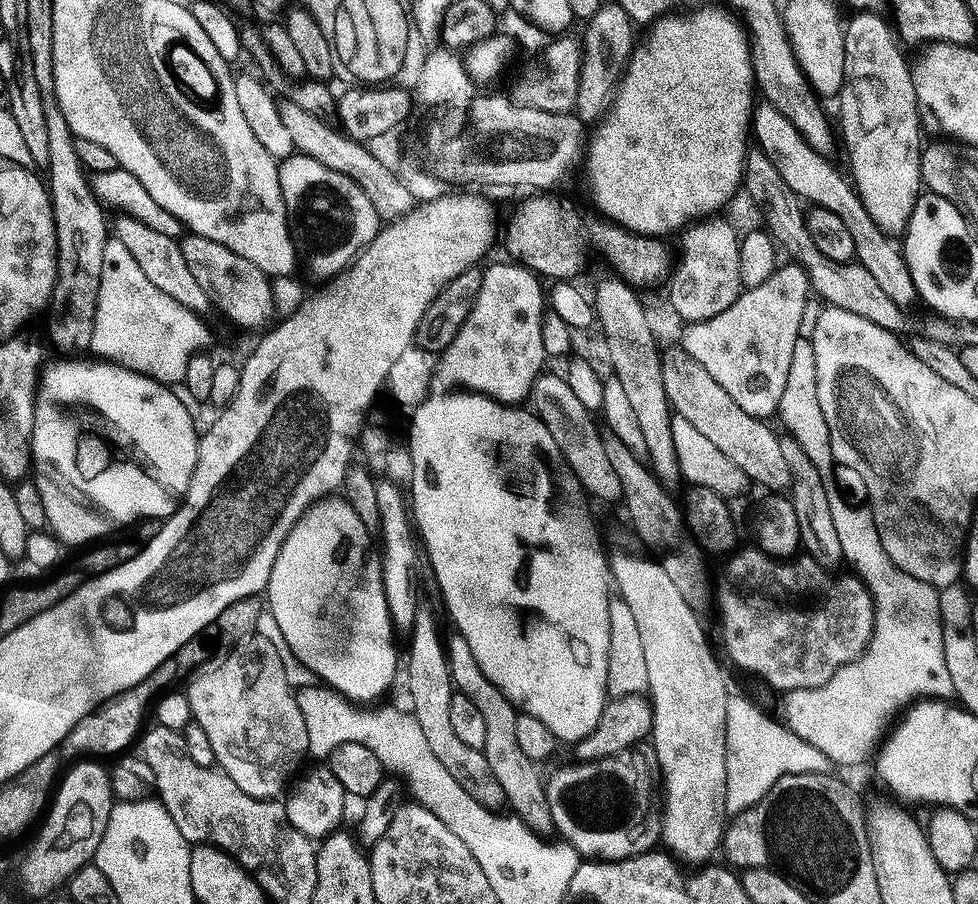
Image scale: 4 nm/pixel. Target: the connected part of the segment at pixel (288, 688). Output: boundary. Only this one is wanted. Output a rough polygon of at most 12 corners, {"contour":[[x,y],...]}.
{"contour":[[257,634],[191,677],[192,719],[242,794],[309,759],[282,658]]}

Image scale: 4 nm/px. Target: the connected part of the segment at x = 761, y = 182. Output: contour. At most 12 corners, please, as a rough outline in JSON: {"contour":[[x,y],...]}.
{"contour":[[765,152],[742,188],[825,305],[904,334],[899,308],[859,262],[814,246],[805,205]]}

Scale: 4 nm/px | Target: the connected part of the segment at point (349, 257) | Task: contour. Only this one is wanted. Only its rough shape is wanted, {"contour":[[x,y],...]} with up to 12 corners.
{"contour":[[280,164],[288,223],[313,274],[347,272],[382,227],[350,177]]}

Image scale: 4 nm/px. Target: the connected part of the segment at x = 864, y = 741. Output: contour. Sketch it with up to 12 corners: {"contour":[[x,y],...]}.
{"contour":[[871,507],[832,509],[872,592],[870,646],[783,723],[852,768],[896,711],[956,695],[940,592],[886,554]]}

